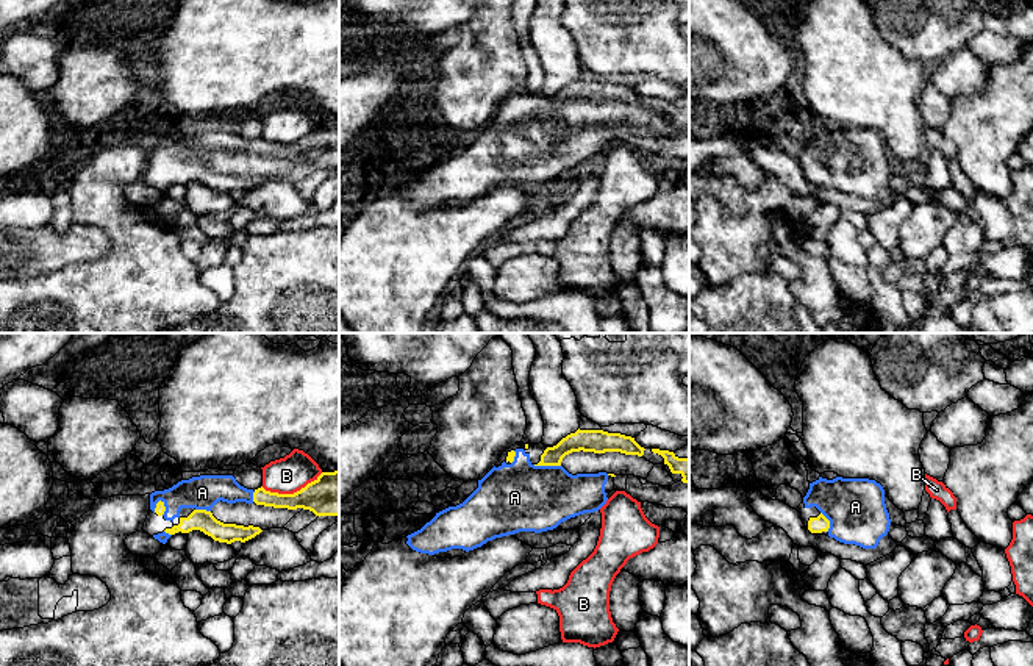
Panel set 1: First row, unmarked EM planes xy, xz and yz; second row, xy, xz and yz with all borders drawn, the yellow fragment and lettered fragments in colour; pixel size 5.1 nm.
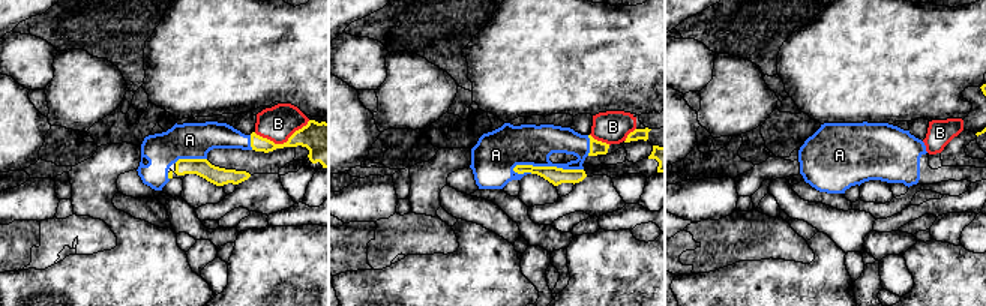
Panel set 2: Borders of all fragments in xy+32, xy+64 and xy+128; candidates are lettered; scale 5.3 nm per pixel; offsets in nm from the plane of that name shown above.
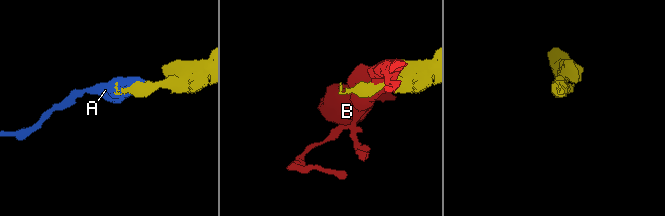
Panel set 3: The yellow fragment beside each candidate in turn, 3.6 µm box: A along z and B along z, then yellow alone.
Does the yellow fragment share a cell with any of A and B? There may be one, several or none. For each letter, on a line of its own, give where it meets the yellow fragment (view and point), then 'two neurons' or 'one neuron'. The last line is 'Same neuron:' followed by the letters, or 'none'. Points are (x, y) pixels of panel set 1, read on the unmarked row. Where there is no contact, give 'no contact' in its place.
A: contact xz (547, 114); one neuron
B: contact xy (291, 144); two neurons
Same neuron: A

